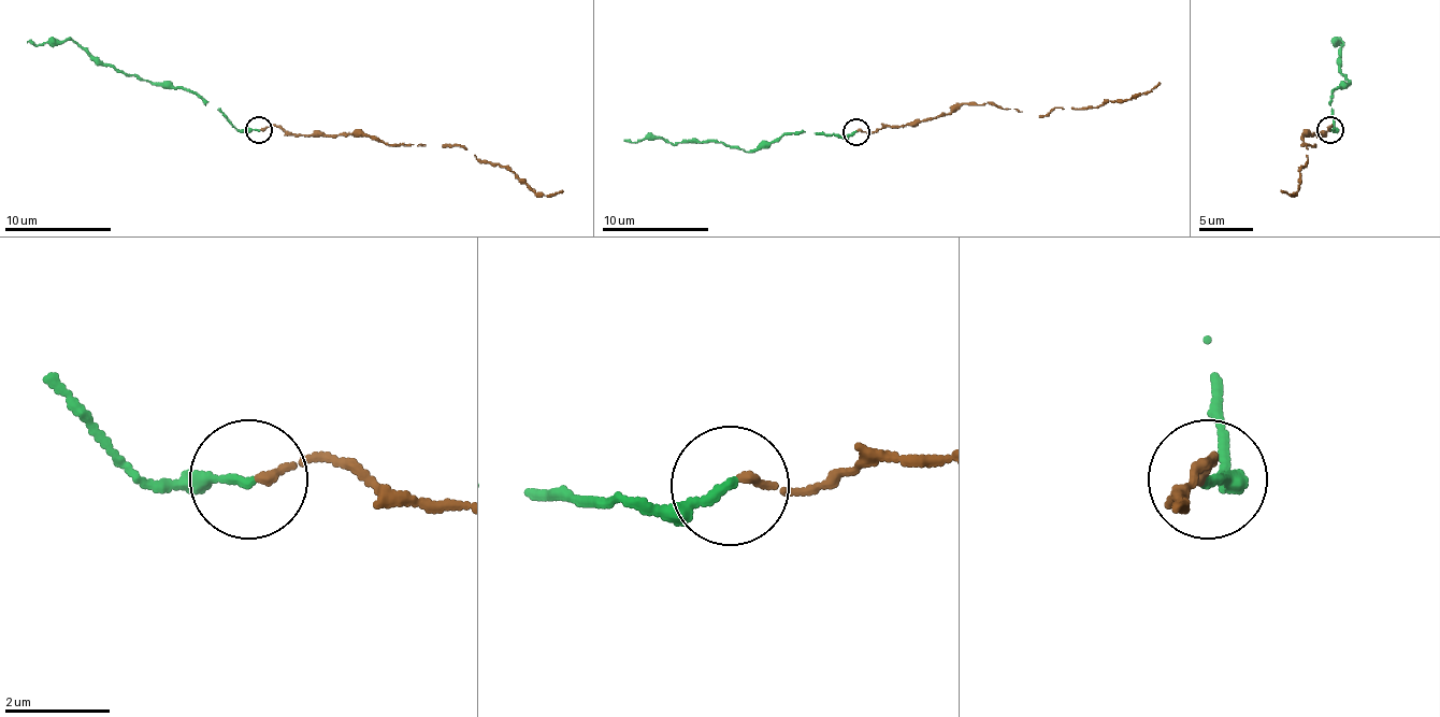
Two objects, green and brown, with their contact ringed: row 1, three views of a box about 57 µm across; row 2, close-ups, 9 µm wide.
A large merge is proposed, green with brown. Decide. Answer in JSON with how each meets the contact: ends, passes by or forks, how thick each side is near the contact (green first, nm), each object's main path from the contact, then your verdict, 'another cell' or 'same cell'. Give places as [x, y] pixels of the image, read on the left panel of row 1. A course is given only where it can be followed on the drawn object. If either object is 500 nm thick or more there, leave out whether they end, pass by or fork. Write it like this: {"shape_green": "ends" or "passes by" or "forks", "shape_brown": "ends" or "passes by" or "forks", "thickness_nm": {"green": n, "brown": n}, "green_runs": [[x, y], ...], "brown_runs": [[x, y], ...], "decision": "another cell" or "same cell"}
{"shape_green": "ends", "shape_brown": "ends", "thickness_nm": {"green": 180, "brown": 150}, "green_runs": [[259, 129], [239, 131], [196, 94], [149, 83], [99, 65], [72, 40], [34, 45], [26, 40]], "brown_runs": [[259, 129], [359, 134], [397, 145], [460, 145], [481, 161], [514, 172], [538, 194], [562, 190]], "decision": "same cell"}

